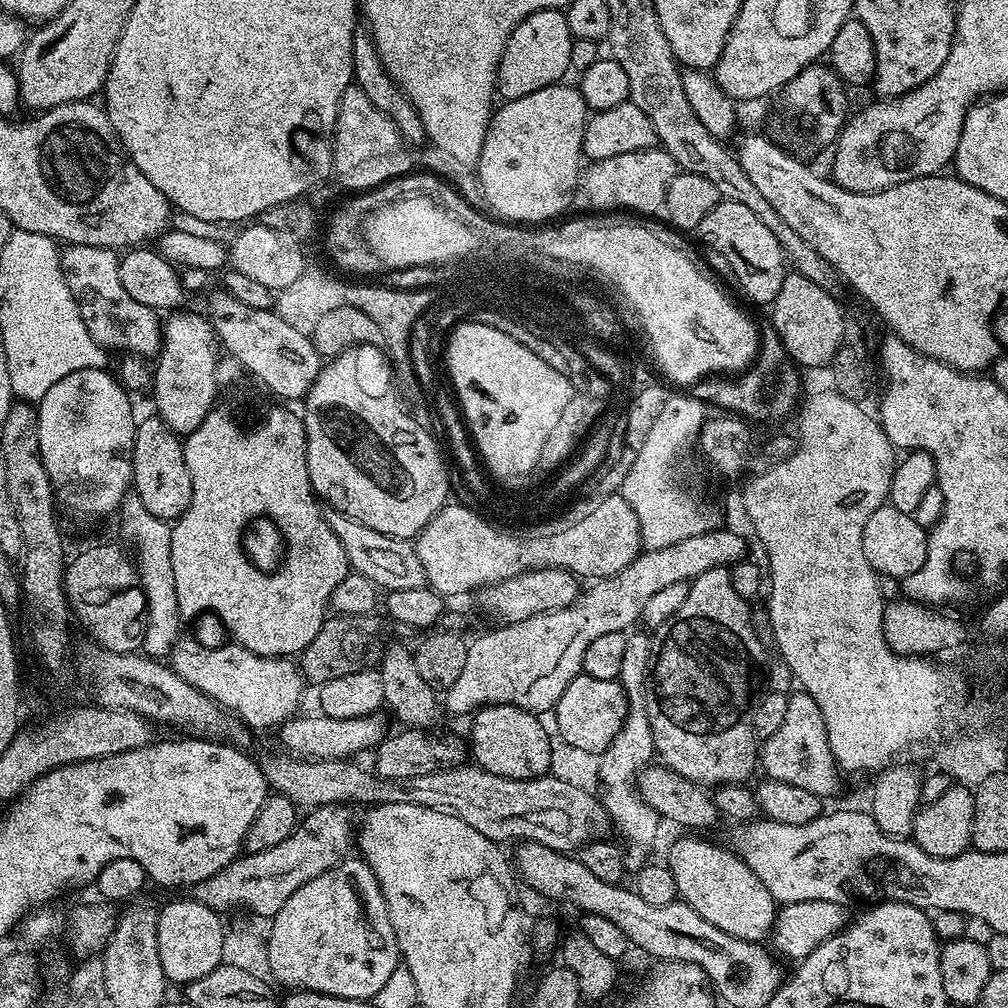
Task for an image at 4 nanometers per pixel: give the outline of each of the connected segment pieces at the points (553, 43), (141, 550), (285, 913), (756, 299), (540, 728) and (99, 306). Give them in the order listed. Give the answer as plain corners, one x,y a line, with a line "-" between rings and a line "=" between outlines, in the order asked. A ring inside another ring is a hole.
543,8
527,16
510,34
504,47
496,71
497,93
504,100
526,98
526,94
534,94
534,90
561,83
572,68
570,46
573,39
567,15
561,9
=
130,490
125,494
124,501
118,509
119,516
121,530
132,539
132,544
136,547
134,563
136,571
140,573
140,584
144,588
144,597
148,603
142,648
152,658
164,658
176,647
177,640
181,639
182,636
182,632
180,632
182,617
178,610
178,593
174,590
174,565
170,562
170,534
172,529
169,521
160,520
154,514
150,514
150,510
146,510
146,506
142,506
142,498
138,498
135,490
=
345,858
335,868
326,870
326,874
318,874
318,878
310,878
310,882
306,882
306,886
294,890
294,894
290,894
290,898
286,898
286,906
282,906
282,910
278,910
278,914
272,917
273,929
269,931
268,938
269,964
272,971
271,979
275,983
277,980
278,983
285,984
285,989
321,992
327,996
337,996
338,998
371,1001
378,994
378,990
382,990
382,986
390,978
390,974
394,974
394,970
401,967
400,947
396,941
394,930
390,926
388,907
382,898
378,882
363,859
352,859
=
721,199
720,203
714,206
714,210
710,210
706,218
702,218
694,232
695,235
700,235
700,240
706,247
713,248
728,263
729,270
736,275
737,282
744,287
745,294
754,303
768,306
774,298
778,298
778,290
782,290
782,282
786,275
784,248
778,242
778,238
774,238
770,226
766,226
766,222
762,222
762,218
758,218
758,214
750,210
750,206
742,206
742,202
=
486,704
476,709
472,720
472,756
476,767
502,778
533,780
549,775
552,764
552,740
535,712
509,704
=
69,244
61,251
60,265
66,278
66,286
70,286
70,294
74,294
74,302
78,302
78,310
82,314
82,322
86,322
86,330
90,330
94,342
98,342
105,350
117,348
120,354
131,354
133,357
152,358
159,353
162,343
161,317
156,317
159,316
157,309
142,306
142,302
134,302
134,298
126,294
122,277
118,275
120,256
113,249

